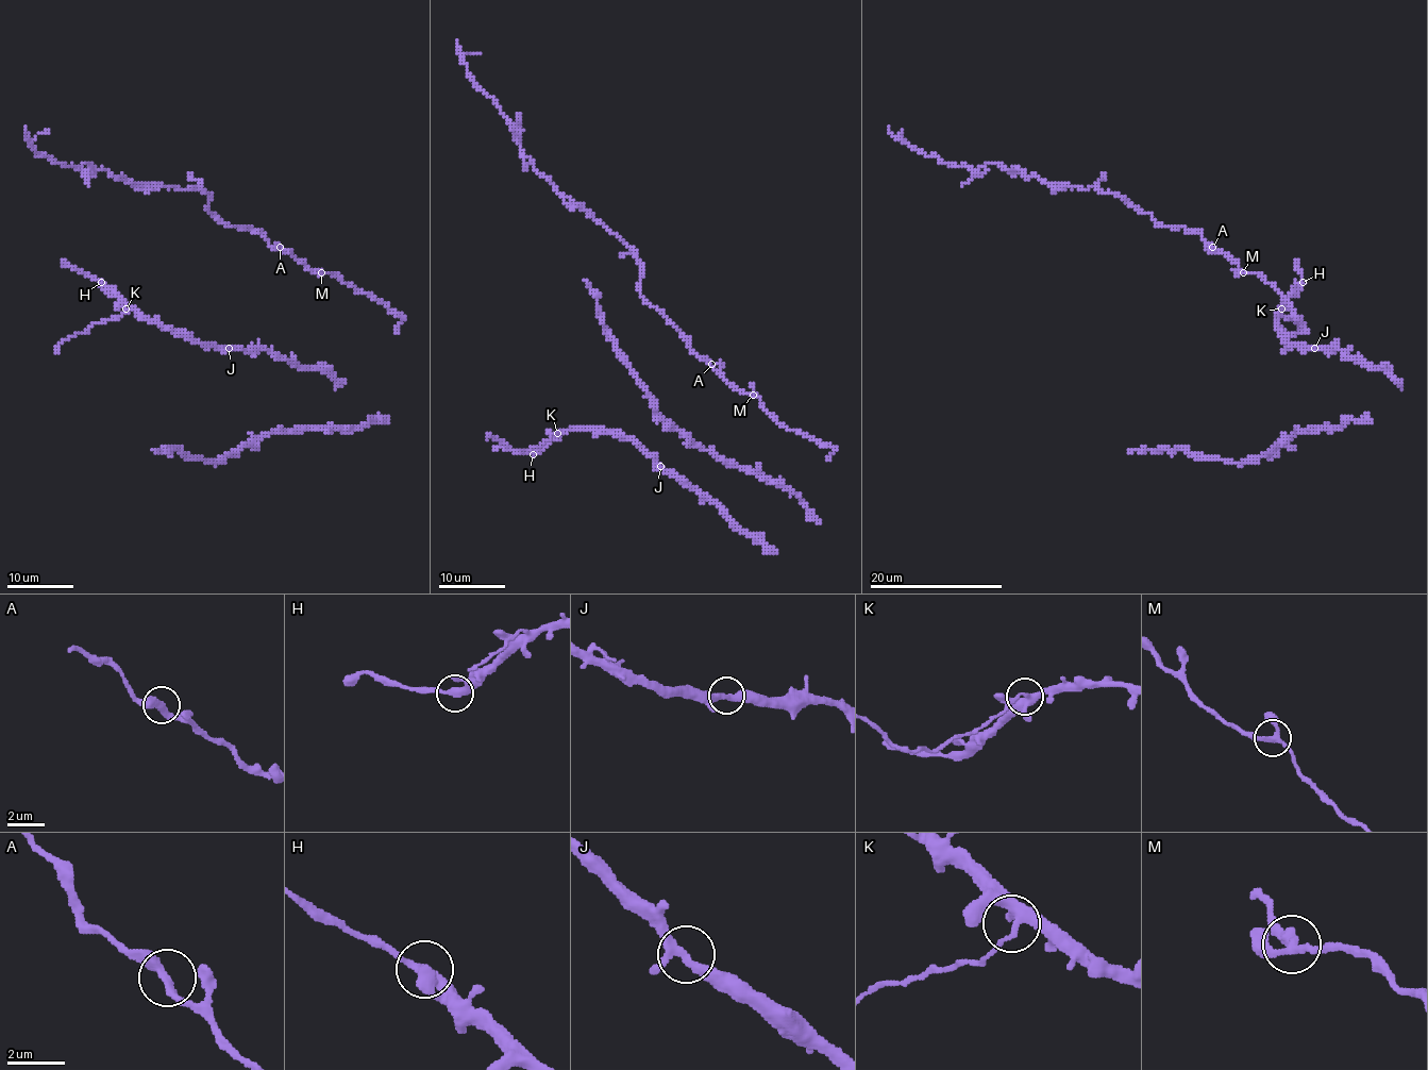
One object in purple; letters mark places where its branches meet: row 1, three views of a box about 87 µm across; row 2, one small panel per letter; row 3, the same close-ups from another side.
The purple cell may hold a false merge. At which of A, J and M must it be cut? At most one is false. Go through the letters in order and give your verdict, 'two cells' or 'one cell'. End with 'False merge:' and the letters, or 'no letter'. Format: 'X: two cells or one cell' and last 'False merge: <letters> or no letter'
A: one cell
J: one cell
M: one cell
False merge: no letter

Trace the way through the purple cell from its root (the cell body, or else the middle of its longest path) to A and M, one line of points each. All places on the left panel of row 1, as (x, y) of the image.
A: (372, 299), (333, 273), (309, 269), (280, 247)
M: (372, 299), (336, 276), (321, 272)

